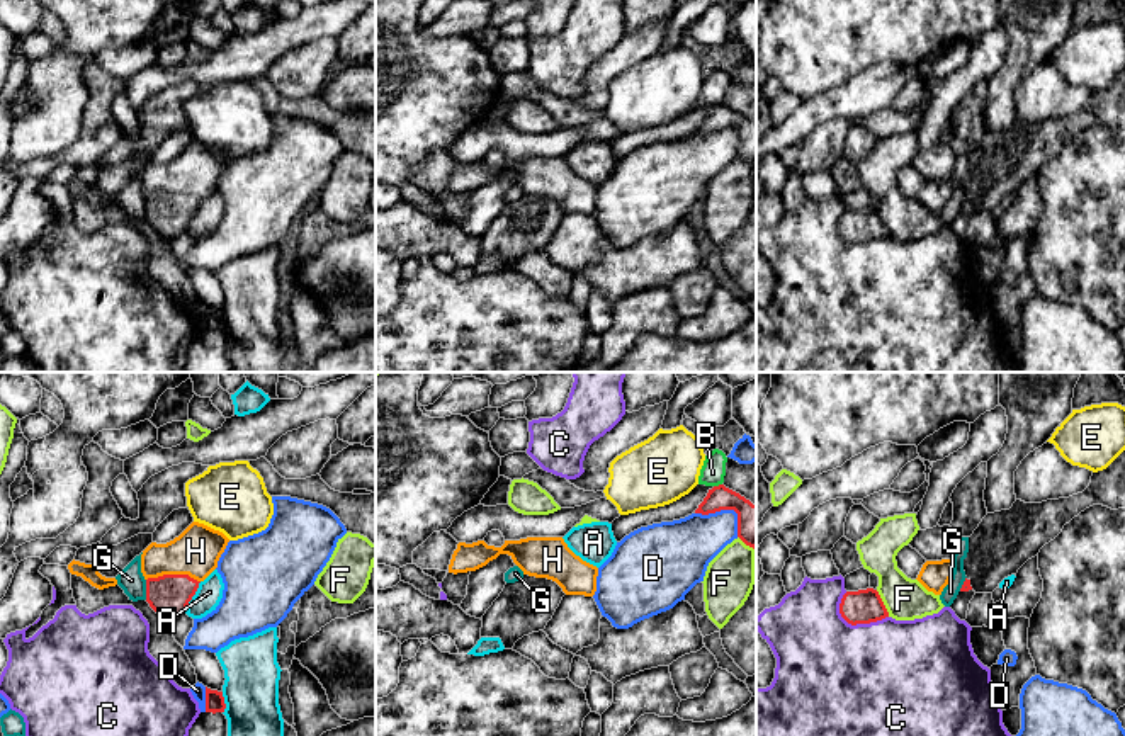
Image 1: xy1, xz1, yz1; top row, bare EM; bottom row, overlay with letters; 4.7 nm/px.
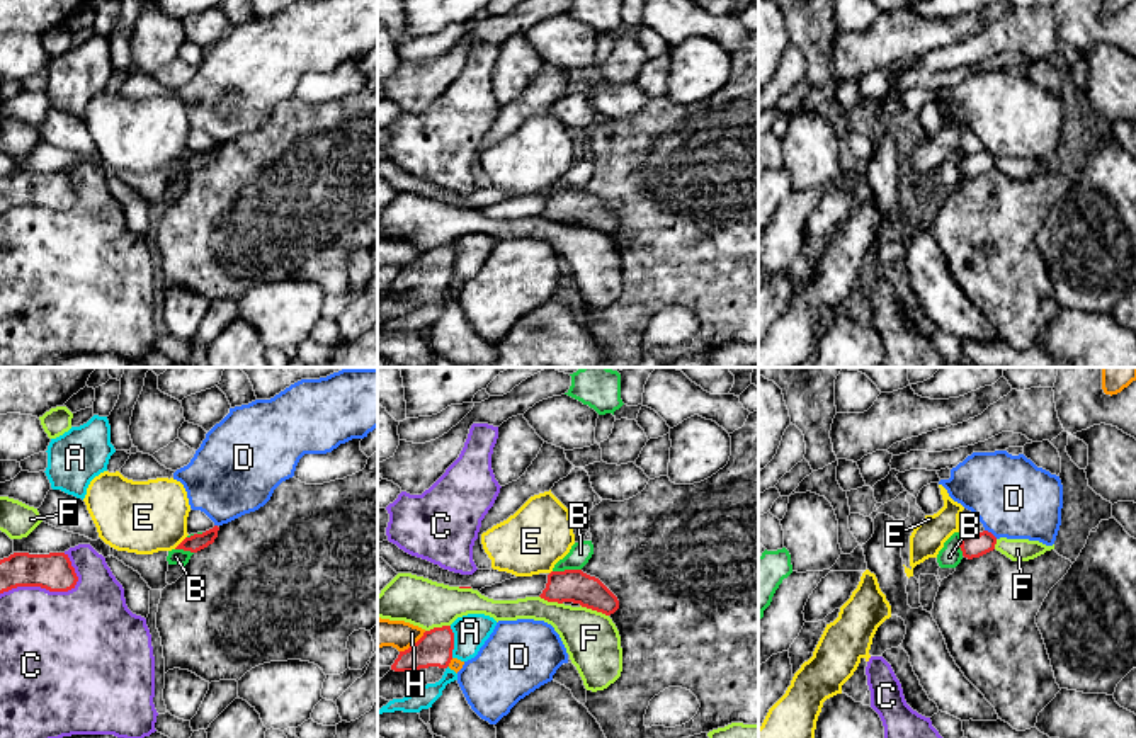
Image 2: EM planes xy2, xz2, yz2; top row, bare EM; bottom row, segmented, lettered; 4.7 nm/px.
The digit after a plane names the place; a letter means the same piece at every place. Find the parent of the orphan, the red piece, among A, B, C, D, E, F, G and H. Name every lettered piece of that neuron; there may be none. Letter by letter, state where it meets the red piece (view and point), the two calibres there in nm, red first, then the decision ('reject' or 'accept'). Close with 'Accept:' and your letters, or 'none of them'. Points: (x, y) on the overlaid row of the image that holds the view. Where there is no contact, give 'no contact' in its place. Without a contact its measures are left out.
A: xy1 (192, 595) | 200/120 nm | reject
B: xz2 (567, 570) | 160/100 nm | reject
C: xy2 (41, 587) | 180/440 nm | reject
D: xz1 (728, 509) | 180/260 nm | reject
E: xy2 (181, 543) | 80/340 nm | reject
F: xz2 (594, 609) | 160/260 nm | reject
G: xy1 (146, 590) | 200/120 nm | reject
H: xy1 (174, 575) | 200/220 nm | reject
Accept: none of them

